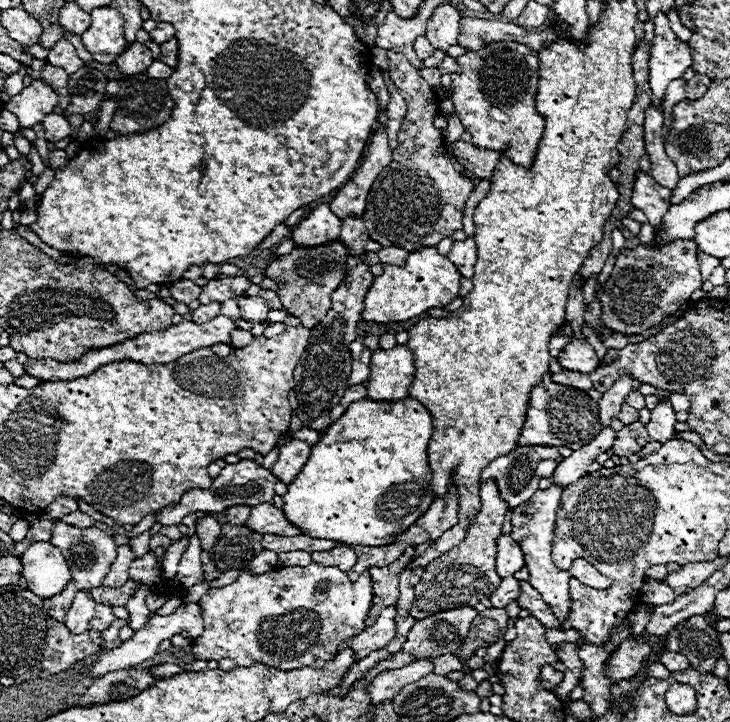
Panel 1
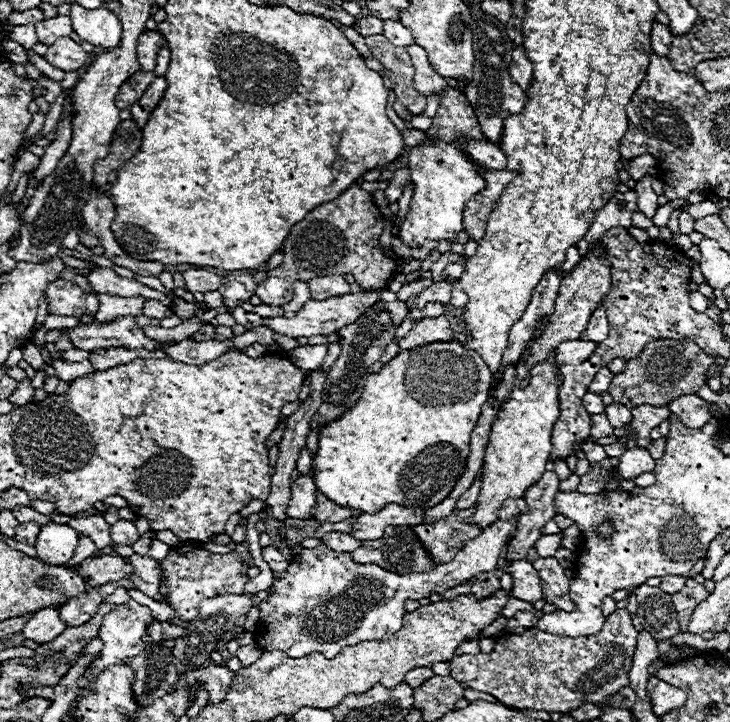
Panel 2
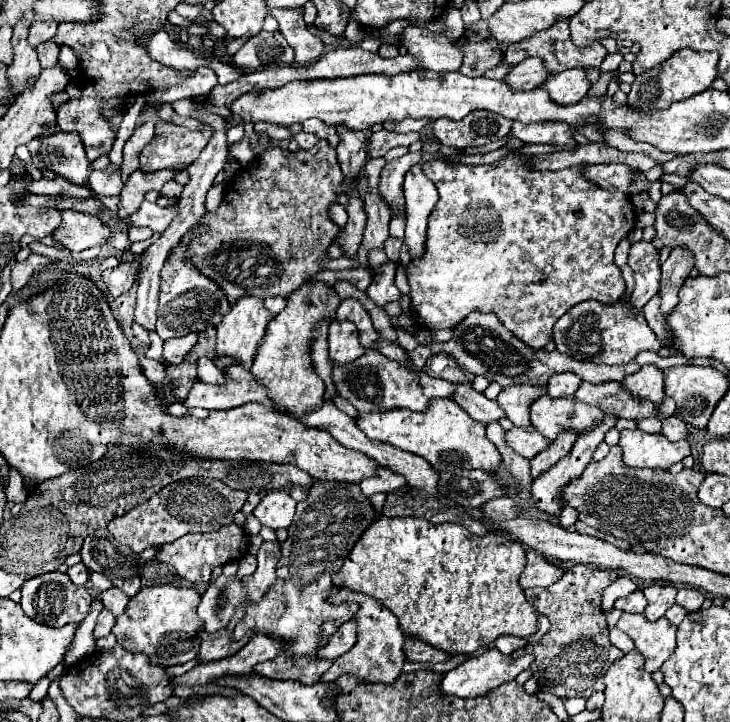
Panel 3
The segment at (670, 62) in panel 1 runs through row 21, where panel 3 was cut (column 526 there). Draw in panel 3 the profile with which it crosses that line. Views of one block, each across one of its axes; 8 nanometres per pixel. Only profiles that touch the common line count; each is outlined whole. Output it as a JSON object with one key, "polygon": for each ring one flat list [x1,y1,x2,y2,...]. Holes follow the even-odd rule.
{"polygon":[[496,648,492,650,486,650,484,654,480,656,474,656,474,658,468,658,466,662,462,662,460,666,456,666,454,670,450,672,444,672,442,674,442,680,440,680,440,692,444,696,460,696,460,698,468,698,468,696,482,696,494,688,498,688,500,684,506,684,510,680,514,680,522,670,526,670,530,664,532,664,534,656,532,654,526,654,522,658,512,658,512,656,504,656,502,652,498,652]]}

